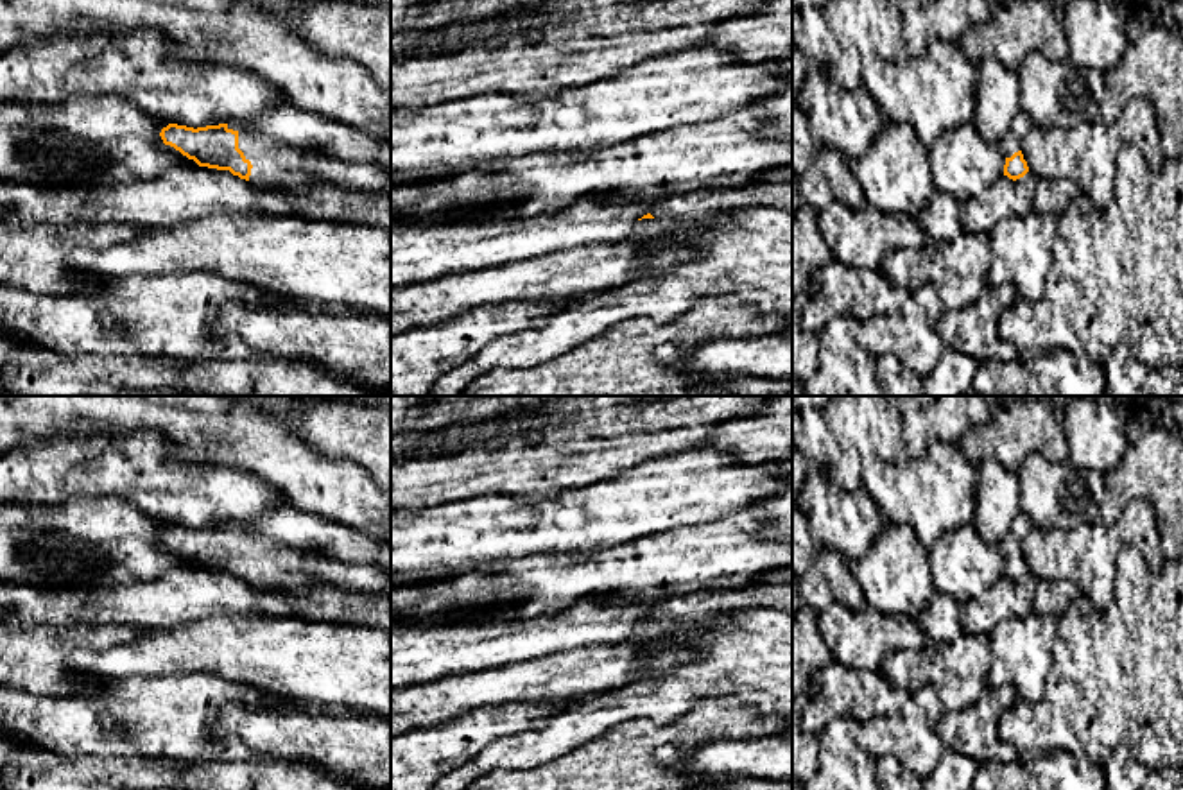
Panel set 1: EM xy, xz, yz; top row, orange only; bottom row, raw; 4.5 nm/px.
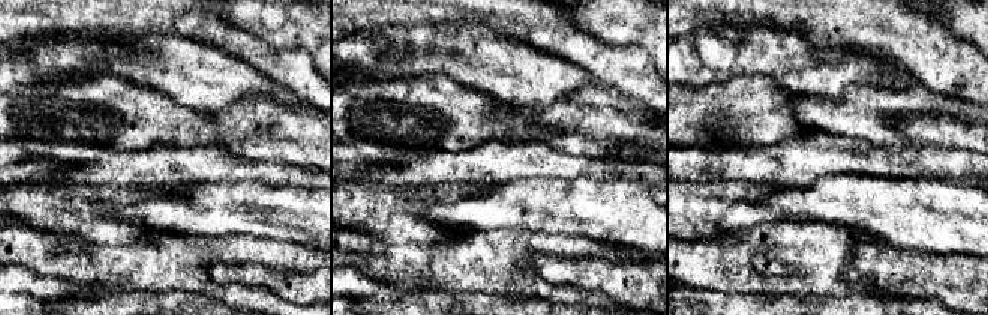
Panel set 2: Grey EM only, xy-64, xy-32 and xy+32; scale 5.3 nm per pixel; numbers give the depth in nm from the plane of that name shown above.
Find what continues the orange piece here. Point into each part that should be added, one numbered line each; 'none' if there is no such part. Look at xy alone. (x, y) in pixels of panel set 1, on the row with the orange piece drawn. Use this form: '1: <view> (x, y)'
1: xy (276, 142)

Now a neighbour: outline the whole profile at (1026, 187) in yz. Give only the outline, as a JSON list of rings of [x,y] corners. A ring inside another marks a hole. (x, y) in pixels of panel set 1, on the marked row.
[[[1027,172],[1013,181],[1002,176],[963,204],[963,228],[966,233],[991,231],[1009,215],[1027,215],[1032,211],[1038,177]]]

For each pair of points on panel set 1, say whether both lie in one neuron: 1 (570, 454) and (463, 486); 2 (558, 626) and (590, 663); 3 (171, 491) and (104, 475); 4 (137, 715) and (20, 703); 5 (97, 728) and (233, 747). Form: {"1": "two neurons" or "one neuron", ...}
{"1": "one neuron", "2": "two neurons", "3": "one neuron", "4": "one neuron", "5": "one neuron"}

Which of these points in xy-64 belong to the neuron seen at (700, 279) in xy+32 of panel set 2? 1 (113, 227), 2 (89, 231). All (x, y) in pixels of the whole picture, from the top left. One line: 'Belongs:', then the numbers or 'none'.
Belongs: none

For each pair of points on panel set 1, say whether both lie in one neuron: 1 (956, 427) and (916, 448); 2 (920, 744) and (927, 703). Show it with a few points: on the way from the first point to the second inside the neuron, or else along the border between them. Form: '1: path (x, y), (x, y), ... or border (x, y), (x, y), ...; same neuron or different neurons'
1: path (945, 427), (936, 427), (925, 437); same neuron
2: path (920, 733), (920, 713); same neuron

